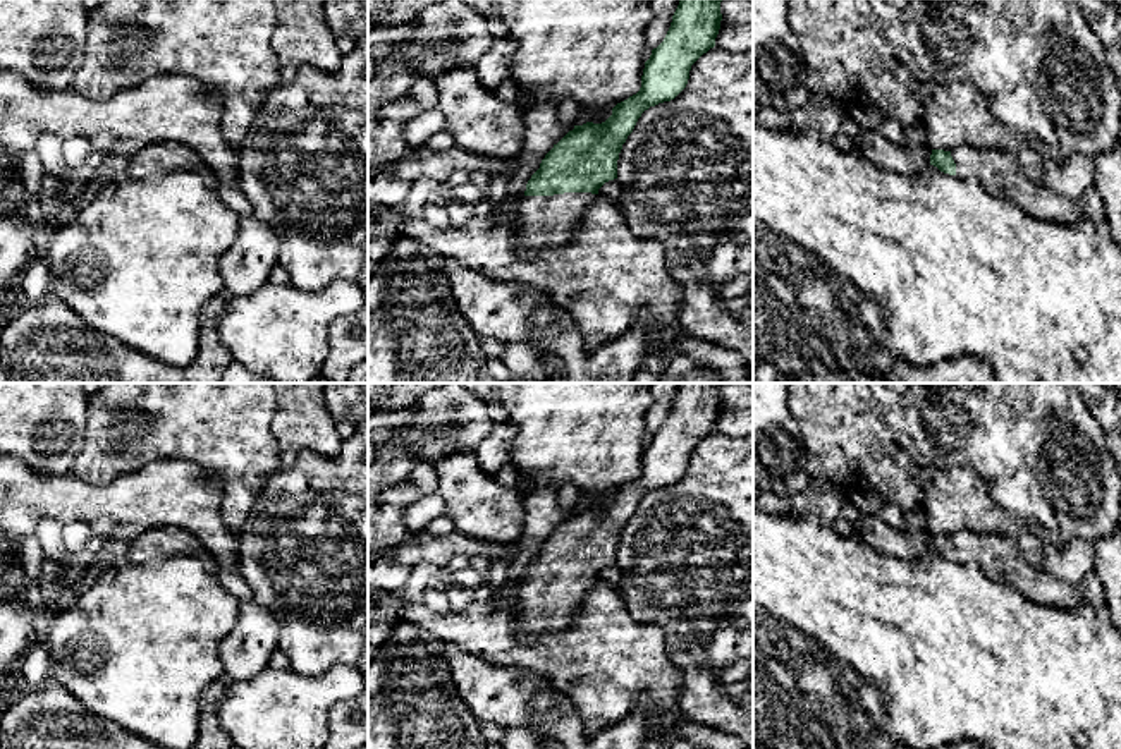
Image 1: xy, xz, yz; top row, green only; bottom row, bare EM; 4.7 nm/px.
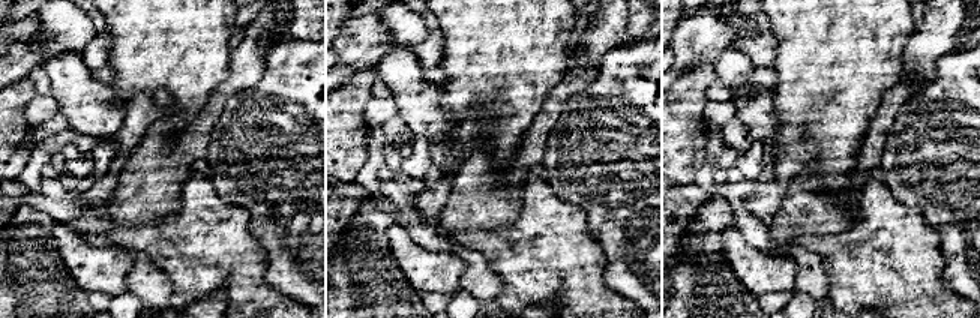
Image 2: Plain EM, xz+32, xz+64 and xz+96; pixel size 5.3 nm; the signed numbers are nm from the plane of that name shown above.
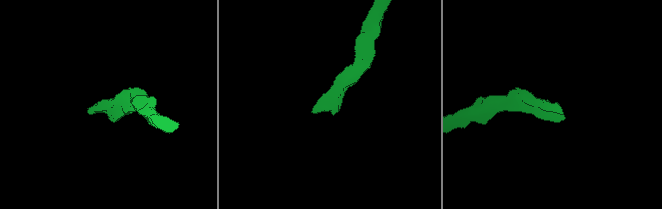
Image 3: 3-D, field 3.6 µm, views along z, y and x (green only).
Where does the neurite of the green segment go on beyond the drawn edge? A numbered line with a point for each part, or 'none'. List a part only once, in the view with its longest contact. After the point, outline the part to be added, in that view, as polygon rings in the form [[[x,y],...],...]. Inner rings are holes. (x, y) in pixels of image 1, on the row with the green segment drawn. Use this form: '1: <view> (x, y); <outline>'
1: xz (544, 222); [[[591,192],[523,196],[516,218],[518,253],[536,258],[543,251],[571,242],[595,196]]]

